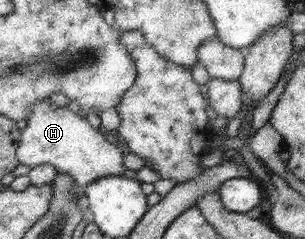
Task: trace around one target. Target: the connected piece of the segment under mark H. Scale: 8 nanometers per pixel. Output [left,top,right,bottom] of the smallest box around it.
[16,98,130,190]

